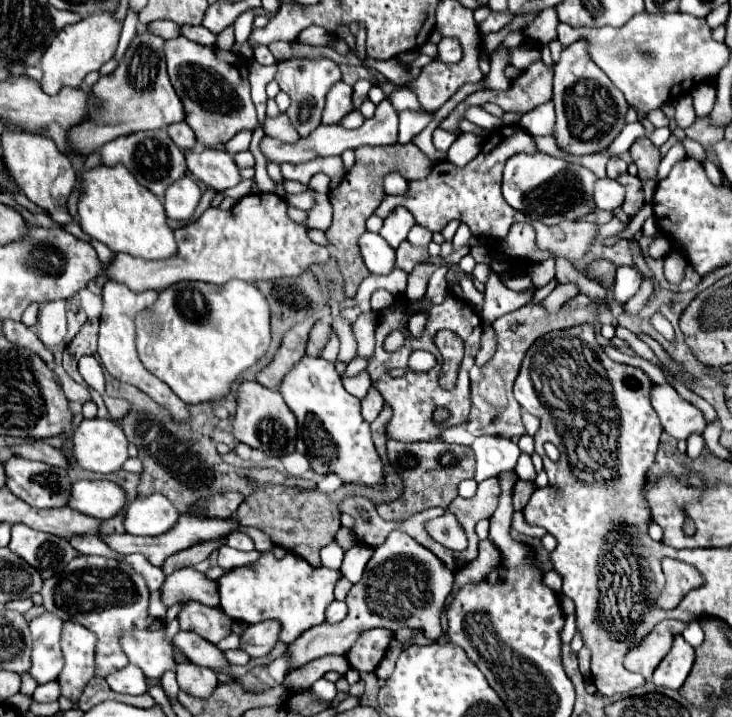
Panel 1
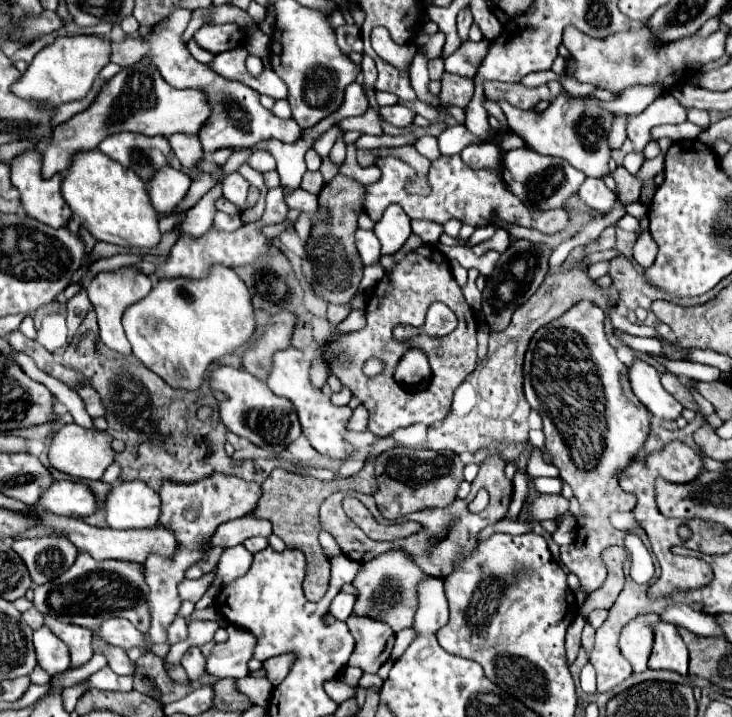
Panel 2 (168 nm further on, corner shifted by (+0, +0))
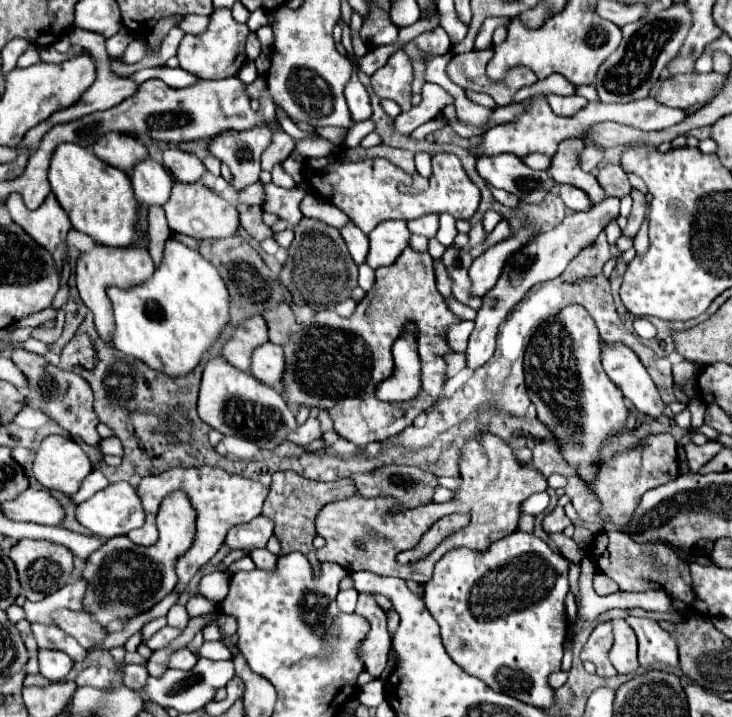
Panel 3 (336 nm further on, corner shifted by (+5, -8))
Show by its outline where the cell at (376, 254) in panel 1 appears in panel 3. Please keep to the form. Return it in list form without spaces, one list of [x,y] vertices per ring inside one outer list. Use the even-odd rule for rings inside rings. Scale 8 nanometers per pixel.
[[[348,221],[340,229],[340,235],[346,241],[348,251],[350,251],[352,259],[354,259],[354,263],[362,265],[366,261],[366,255],[368,255],[368,237],[354,225],[354,221]]]

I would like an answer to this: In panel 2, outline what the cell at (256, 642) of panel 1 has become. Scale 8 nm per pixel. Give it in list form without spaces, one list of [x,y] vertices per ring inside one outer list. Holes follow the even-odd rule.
[[[229,625],[227,633],[229,639],[213,647],[211,657],[207,659],[207,673],[215,675],[217,679],[241,679],[245,677],[245,665],[253,657],[257,639],[247,629],[235,625]]]

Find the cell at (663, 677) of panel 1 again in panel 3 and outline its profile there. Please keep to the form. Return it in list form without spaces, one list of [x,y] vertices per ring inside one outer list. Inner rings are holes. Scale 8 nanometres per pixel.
[[[624,617],[628,625],[634,629],[638,637],[638,661],[642,667],[648,667],[652,663],[666,663],[676,667],[678,665],[678,649],[672,639],[660,625],[646,617]]]

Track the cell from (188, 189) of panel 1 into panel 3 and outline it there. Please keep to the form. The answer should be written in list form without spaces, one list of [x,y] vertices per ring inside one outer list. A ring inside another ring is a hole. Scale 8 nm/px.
[[[150,157],[144,161],[138,161],[134,165],[130,181],[134,187],[136,199],[148,207],[164,205],[170,197],[170,189],[174,183],[174,179],[166,171],[166,167]]]

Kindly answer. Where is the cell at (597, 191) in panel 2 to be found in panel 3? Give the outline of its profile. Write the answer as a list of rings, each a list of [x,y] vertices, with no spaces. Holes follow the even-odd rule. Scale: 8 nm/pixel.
[[[560,185],[560,199],[572,211],[588,211],[590,209],[590,199],[586,193],[582,193],[582,189],[576,189],[570,185]]]

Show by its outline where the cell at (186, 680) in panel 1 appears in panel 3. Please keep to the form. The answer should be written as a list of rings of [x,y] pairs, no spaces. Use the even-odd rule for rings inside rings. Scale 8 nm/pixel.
[[[180,649],[180,651],[174,651],[170,655],[170,661],[168,661],[168,667],[170,669],[182,669],[182,671],[190,671],[194,665],[196,665],[198,657],[190,651],[190,649]]]

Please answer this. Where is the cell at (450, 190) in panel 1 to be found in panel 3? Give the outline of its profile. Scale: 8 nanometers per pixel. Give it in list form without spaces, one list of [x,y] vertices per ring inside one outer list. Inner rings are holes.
[[[438,153],[432,157],[432,177],[430,187],[422,193],[400,193],[398,183],[410,188],[410,175],[386,159],[362,159],[362,161],[346,161],[342,155],[326,155],[326,157],[310,157],[304,161],[304,181],[310,191],[330,201],[338,209],[342,209],[354,223],[370,233],[378,223],[386,219],[418,219],[426,213],[450,213],[454,219],[470,219],[480,203],[480,191],[474,183],[464,183],[464,167],[454,153]]]

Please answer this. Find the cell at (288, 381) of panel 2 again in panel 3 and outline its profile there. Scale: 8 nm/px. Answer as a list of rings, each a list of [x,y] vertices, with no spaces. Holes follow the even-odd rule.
[[[264,343],[262,347],[256,347],[254,349],[254,355],[252,355],[252,365],[250,365],[250,371],[252,375],[274,387],[276,391],[280,391],[280,381],[282,381],[282,373],[284,373],[284,353],[282,353],[282,347],[274,345],[274,343]]]

